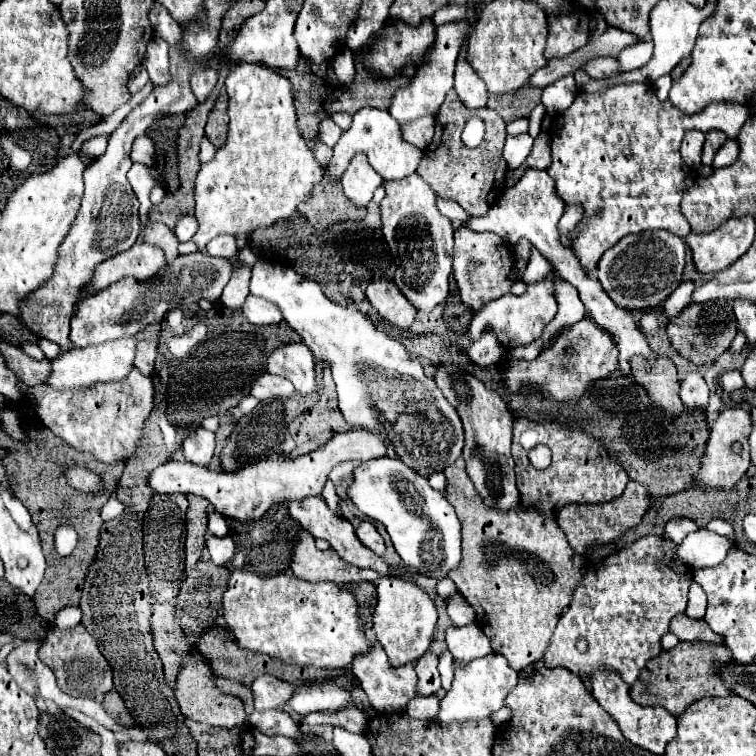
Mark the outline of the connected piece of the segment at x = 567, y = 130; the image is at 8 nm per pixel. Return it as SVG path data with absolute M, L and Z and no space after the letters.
M621 83L599 93L579 91L573 105L565 109L551 127L551 165L547 173L557 185L565 205L581 205L585 209L579 223L579 235L571 241L573 253L585 273L591 273L599 257L627 233L647 229L667 229L685 237L693 251L693 261L701 273L717 273L735 263L747 249L739 239L753 241L755 219L741 217L723 223L711 233L689 233L687 219L679 213L683 191L695 173L685 167L679 145L685 137L685 127L703 133L711 129L723 131L735 139L749 117L746 105L733 102L709 104L695 117L675 109L669 101L659 101L647 83Z

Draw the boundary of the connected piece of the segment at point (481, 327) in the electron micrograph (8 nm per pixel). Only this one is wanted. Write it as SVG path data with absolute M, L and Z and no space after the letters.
M539 281L539 283L529 285L527 293L523 293L521 297L509 293L509 295L503 295L495 301L489 301L481 311L477 311L473 315L469 329L467 329L467 337L471 341L477 341L485 333L491 331L491 333L495 333L495 337L499 339L503 349L511 351L515 347L533 343L543 333L543 329L549 325L549 321L555 317L555 313L557 313L557 303L553 297L551 281Z

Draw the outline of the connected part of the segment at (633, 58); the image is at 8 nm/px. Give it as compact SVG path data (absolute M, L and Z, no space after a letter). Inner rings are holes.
M639 41L627 49L623 49L619 53L619 63L621 63L621 71L631 71L637 67L643 67L653 53L653 45L651 41Z

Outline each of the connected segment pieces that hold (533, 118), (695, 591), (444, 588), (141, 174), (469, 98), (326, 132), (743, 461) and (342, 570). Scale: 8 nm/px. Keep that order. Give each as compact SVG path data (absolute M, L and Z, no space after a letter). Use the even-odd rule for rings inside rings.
M539 103L533 111L531 111L531 115L529 115L529 135L531 137L537 137L539 135L539 125L541 125L541 117L545 115L545 107Z
M693 581L689 587L689 605L687 605L687 615L689 617L705 617L707 609L707 597L701 591L701 587Z
M443 579L443 581L439 581L439 585L437 585L437 595L443 599L443 601L449 601L451 597L453 597L453 593L457 593L457 589L455 589L455 583L451 581L451 579Z
M135 163L131 167L131 187L140 203L139 214L140 222L146 226L150 222L148 211L152 206L150 201L150 192L154 185L157 183L150 174L151 167Z
M465 47L461 51L461 55L459 55L457 69L455 69L455 91L457 91L459 99L463 101L463 105L467 105L471 109L485 107L485 103L487 103L487 87L475 75L475 71L467 65Z
M328 116L319 124L319 133L323 137L323 141L327 143L327 146L333 148L335 146L335 141L338 141L342 134L341 128L339 128L336 123L331 120Z
M725 409L719 413L717 421L711 425L711 435L705 445L705 457L701 457L701 469L695 475L695 487L699 489L731 489L749 469L749 449L747 449L747 433L749 433L749 415L743 409Z
M299 531L293 549L291 571L295 577L305 581L333 581L339 585L375 581L379 577L373 569L361 569L343 561L333 549L319 551L313 537L307 531Z

